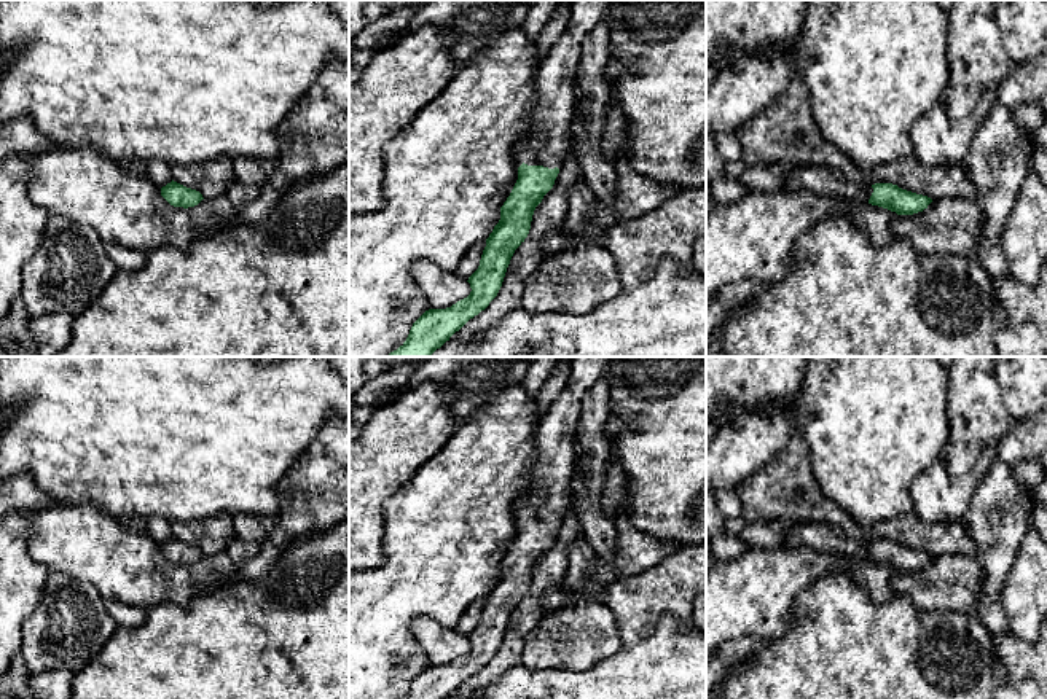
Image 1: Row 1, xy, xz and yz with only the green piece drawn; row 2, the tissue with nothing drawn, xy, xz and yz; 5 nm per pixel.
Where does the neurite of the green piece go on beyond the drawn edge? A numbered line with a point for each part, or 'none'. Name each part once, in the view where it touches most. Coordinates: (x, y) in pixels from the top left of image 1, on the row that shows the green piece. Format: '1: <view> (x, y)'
1: xz (545, 144)

